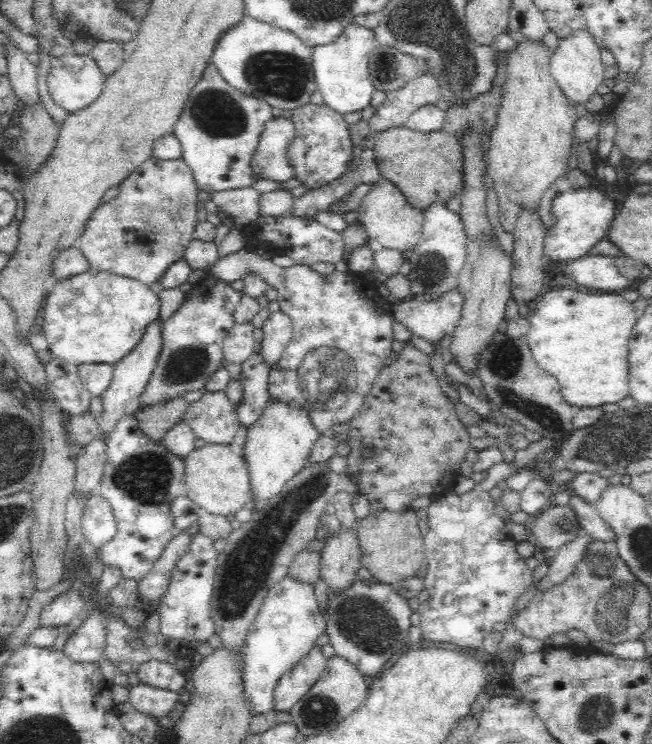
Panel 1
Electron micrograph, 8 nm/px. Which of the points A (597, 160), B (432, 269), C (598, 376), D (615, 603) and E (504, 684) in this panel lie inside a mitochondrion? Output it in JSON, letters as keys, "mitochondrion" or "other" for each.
{"A":"other","B":"mitochondrion","C":"other","D":"mitochondrion","E":"other"}

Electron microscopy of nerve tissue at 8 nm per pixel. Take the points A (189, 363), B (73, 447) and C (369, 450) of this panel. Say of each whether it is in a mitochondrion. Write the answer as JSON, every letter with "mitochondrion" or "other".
{"A":"mitochondrion","B":"other","C":"other"}

